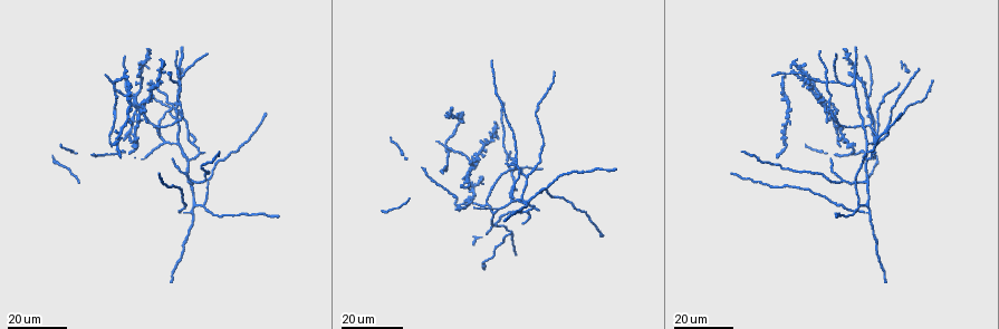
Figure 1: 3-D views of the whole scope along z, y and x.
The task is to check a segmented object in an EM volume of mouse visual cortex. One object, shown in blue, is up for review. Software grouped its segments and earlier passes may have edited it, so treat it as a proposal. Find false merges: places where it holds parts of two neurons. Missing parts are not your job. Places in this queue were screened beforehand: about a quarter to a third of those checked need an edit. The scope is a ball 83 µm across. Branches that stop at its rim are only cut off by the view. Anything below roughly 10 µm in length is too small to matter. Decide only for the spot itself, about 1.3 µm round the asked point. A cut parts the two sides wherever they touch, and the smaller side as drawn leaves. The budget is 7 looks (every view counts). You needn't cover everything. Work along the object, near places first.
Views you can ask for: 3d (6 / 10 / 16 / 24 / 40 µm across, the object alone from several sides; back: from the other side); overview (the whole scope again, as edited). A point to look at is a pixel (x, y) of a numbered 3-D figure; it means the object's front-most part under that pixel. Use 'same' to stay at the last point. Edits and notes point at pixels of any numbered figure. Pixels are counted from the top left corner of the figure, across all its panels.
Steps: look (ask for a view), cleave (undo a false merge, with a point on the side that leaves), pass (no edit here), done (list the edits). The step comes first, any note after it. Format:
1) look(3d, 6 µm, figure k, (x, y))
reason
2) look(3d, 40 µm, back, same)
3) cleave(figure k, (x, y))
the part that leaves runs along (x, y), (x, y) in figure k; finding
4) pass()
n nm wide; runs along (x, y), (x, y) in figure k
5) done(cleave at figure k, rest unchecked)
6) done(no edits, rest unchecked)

look(3d, 16 µm, figure 1, (444, 148))
branch point

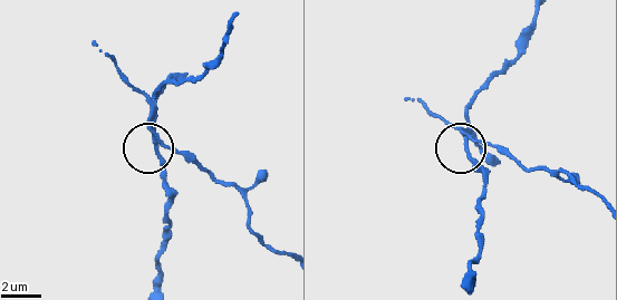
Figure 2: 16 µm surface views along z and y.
look(3d, 6 µm, figure 2, (465, 141))

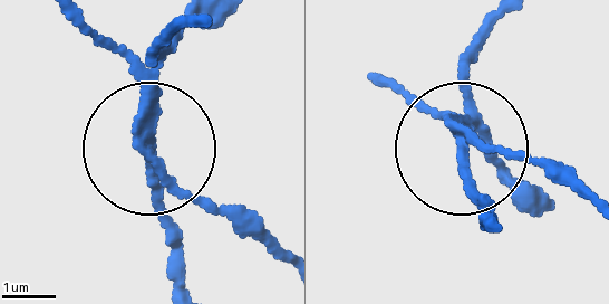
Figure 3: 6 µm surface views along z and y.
cleave(figure 3, (155, 58))
3 arms; a second neuron is stuck on

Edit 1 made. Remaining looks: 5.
look(overview)

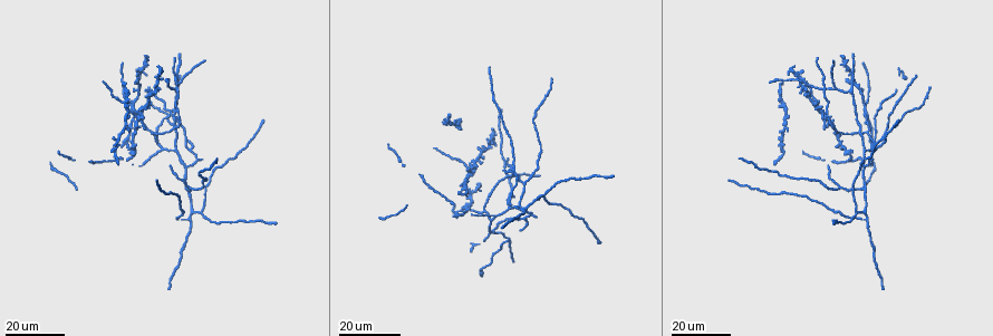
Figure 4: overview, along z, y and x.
look(3d, 24 µm, figure 4, (865, 109))
four or more arms meet

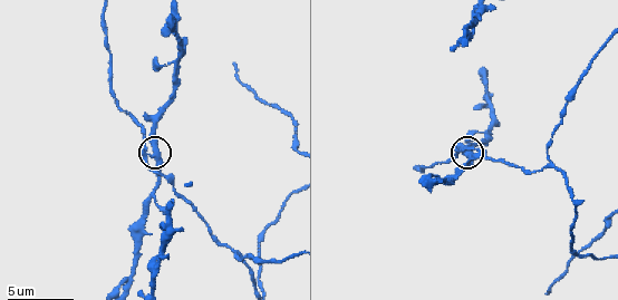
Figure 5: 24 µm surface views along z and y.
look(3d, 10 µm, figure 5, (144, 150))

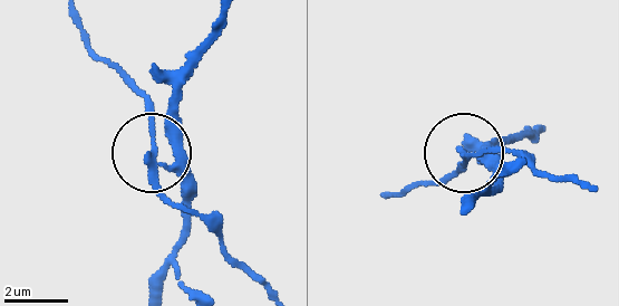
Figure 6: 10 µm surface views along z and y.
pass()
4 arms; runs along (262, 285), (162, 189), (151, 117), (135, 79) in figure 6; one neuron here

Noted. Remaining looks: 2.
look(3d, 24 µm, figure 4, (851, 92))

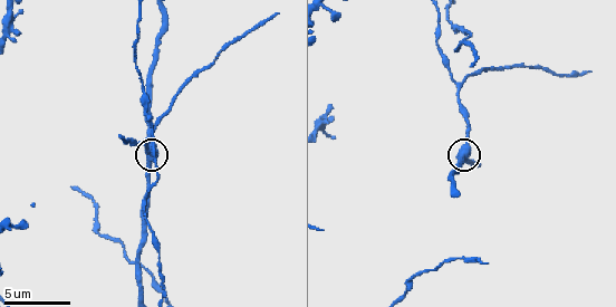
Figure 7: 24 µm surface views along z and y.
look(3d, 6 µm, figure 7, (464, 144))

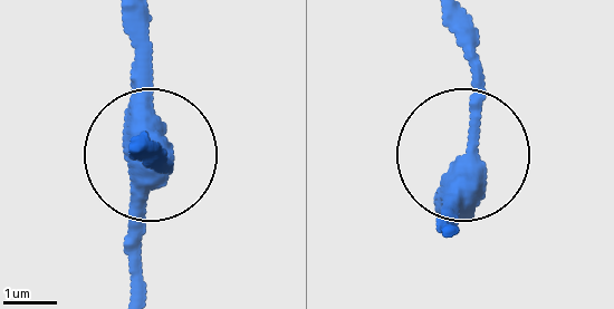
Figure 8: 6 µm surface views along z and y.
pass()
400 nm wide; runs along (135, 237), (149, 32) in figure 8; continuous, no second neuron

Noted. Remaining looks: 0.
done(cleave at figure 3, rest unchecked)

